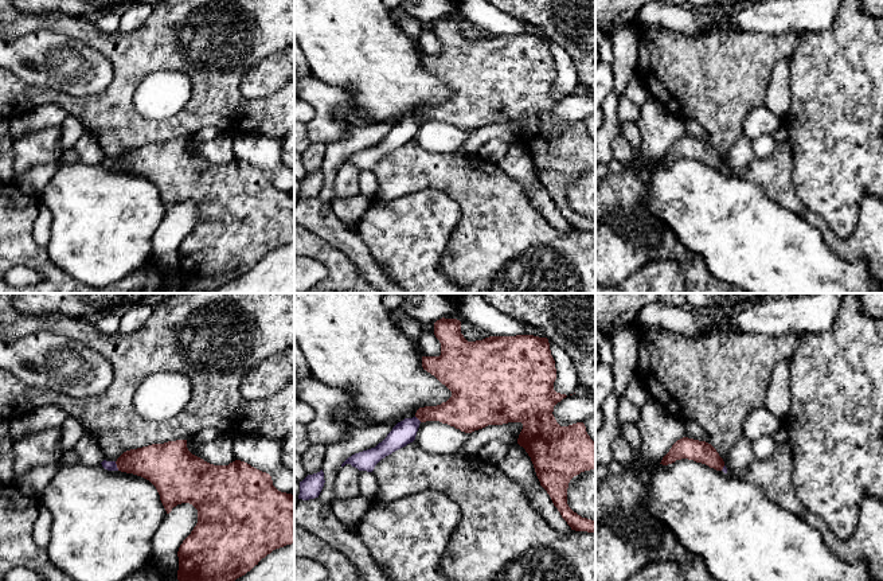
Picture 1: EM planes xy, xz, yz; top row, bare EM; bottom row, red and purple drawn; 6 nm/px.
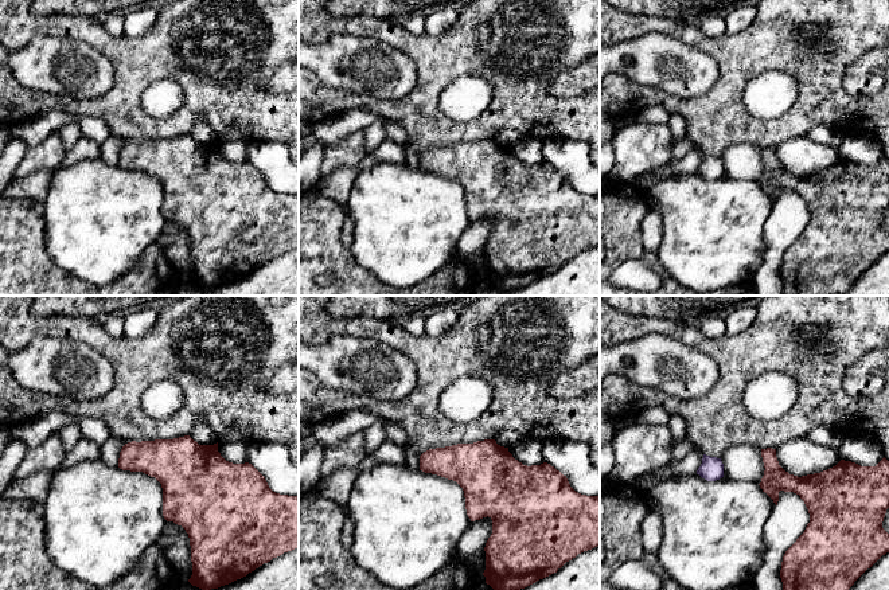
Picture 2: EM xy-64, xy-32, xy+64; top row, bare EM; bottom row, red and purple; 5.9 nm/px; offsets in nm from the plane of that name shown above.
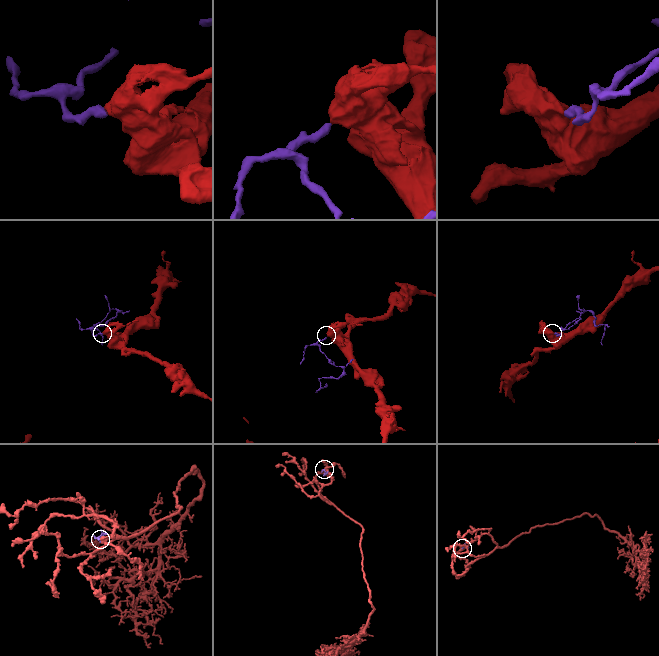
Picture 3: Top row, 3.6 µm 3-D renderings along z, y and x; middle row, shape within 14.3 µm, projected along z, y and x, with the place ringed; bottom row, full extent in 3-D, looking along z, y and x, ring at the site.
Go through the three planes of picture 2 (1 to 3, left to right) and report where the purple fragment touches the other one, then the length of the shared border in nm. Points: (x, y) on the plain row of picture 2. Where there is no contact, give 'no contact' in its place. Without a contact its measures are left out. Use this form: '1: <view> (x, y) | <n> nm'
1: no contact
2: no contact
3: no contact

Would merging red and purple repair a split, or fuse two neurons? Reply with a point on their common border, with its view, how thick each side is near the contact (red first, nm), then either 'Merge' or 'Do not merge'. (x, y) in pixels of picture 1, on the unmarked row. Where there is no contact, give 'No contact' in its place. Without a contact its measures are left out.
Touches red at xy (117, 164). Thickness 240 nm (red) against 60 nm. Do not merge

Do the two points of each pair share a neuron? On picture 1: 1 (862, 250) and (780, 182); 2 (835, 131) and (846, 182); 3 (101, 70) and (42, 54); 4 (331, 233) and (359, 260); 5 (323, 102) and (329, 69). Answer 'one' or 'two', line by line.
1: one
2: one
3: one
4: one
5: two

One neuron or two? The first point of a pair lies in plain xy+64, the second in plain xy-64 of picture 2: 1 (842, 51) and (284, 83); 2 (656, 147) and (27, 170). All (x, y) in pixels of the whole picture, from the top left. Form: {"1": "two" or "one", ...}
{"1": "two", "2": "one"}

